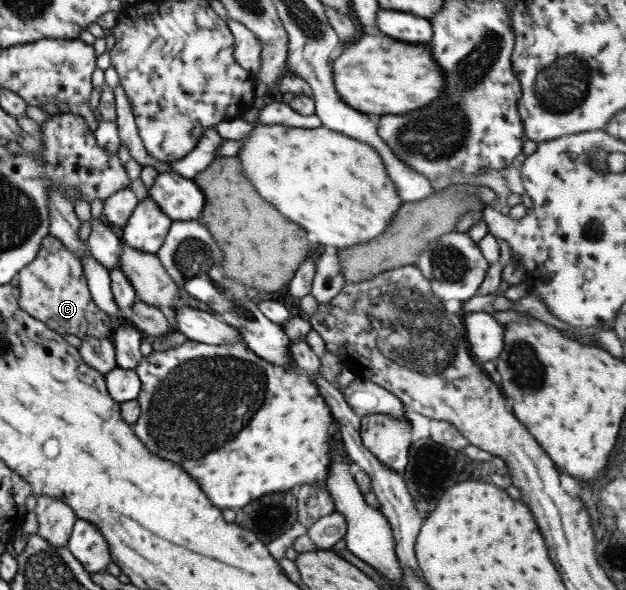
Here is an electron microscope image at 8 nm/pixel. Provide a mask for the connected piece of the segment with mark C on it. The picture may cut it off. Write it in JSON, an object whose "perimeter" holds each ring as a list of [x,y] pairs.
{"perimeter":[[[50,233],[43,237],[40,244],[33,261],[20,268],[18,272],[20,309],[61,336],[75,335],[78,339],[109,338],[115,323],[92,302],[81,263],[71,255],[69,250],[65,249],[59,239]]]}

